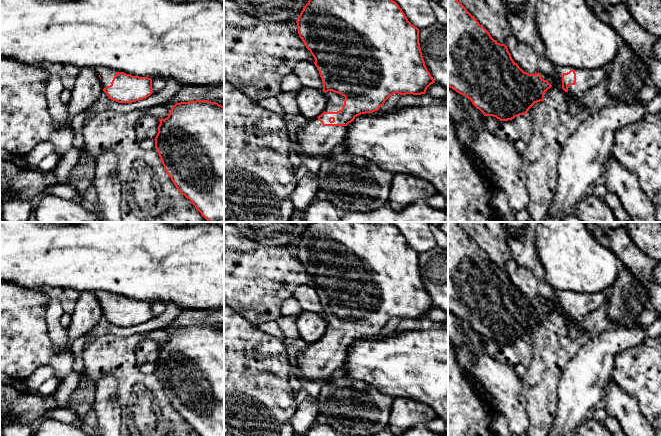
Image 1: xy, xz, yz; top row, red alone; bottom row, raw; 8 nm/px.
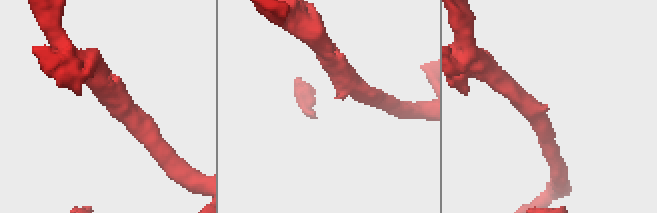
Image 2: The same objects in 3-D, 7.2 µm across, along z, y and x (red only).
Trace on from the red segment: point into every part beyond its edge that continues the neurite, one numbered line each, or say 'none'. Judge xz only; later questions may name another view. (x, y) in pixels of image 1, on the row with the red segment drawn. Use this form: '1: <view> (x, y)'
1: xz (335, 101)

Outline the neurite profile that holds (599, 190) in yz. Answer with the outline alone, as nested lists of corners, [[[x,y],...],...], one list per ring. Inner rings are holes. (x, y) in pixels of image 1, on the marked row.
[[[597,183],[592,186],[592,194],[600,199],[604,199],[605,195],[608,192],[609,191],[608,191],[607,187],[605,186],[605,184]]]

